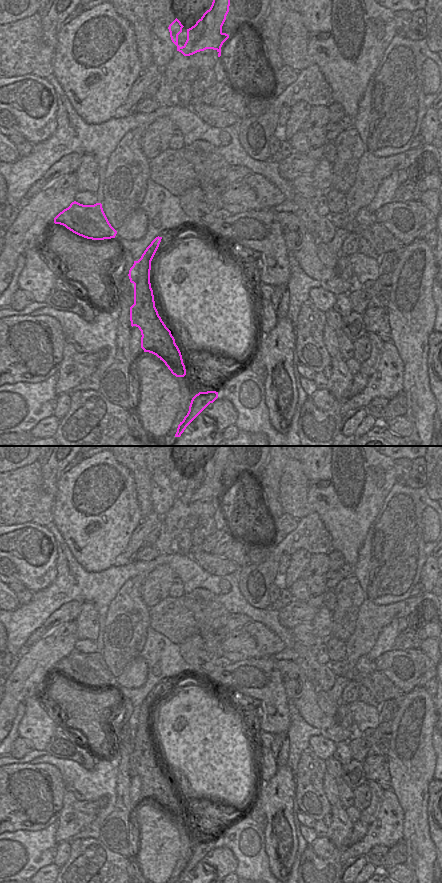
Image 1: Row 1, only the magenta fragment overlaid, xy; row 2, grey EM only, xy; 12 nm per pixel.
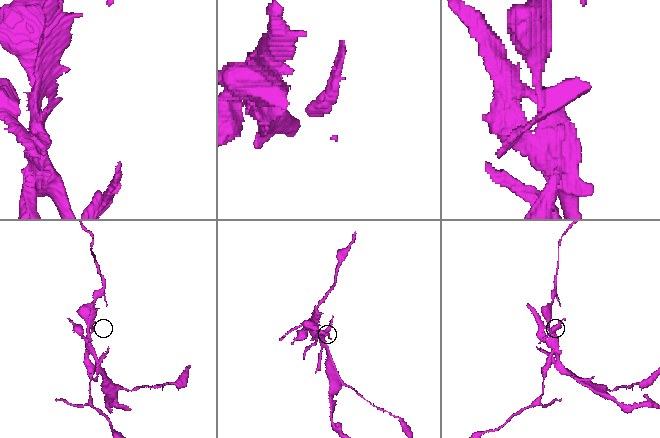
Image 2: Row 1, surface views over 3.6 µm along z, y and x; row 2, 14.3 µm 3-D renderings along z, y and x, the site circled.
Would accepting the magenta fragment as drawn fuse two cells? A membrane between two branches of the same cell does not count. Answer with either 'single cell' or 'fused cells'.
fused cells

